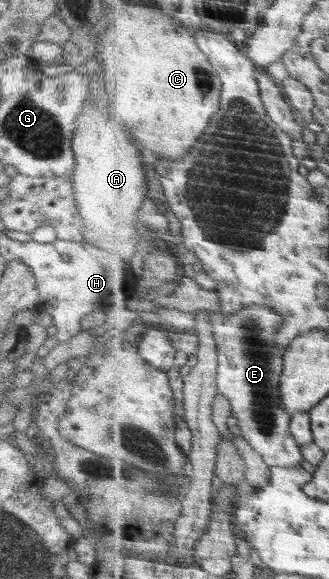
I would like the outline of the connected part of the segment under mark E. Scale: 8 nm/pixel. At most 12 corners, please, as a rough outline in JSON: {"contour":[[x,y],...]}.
{"contour":[[212,317],[220,395],[271,467],[304,465],[280,389],[284,318]]}

